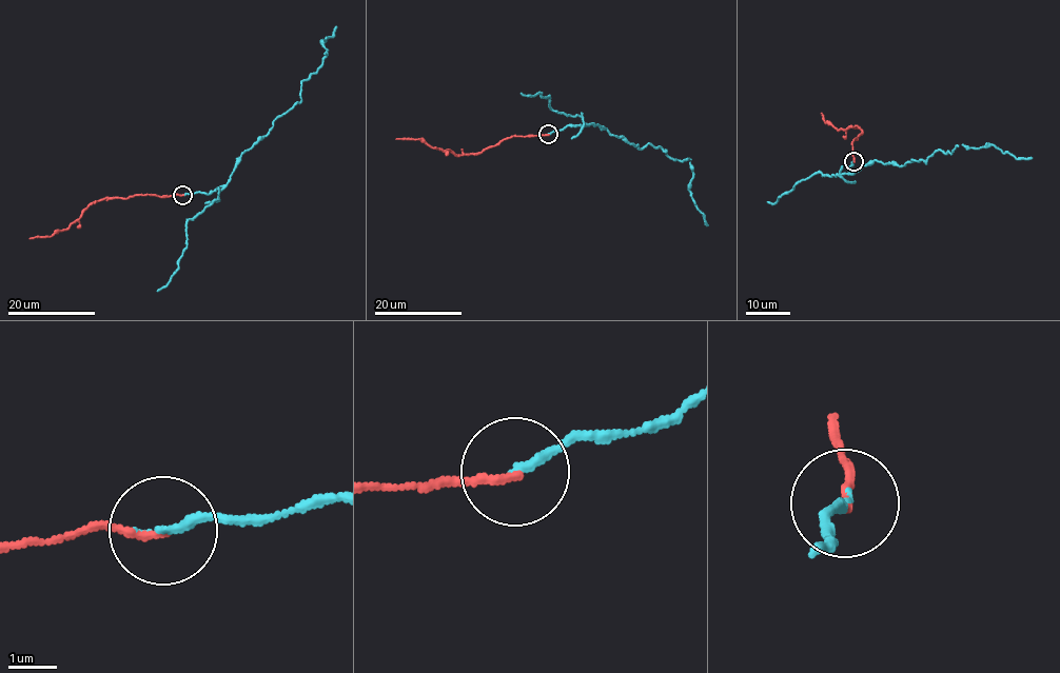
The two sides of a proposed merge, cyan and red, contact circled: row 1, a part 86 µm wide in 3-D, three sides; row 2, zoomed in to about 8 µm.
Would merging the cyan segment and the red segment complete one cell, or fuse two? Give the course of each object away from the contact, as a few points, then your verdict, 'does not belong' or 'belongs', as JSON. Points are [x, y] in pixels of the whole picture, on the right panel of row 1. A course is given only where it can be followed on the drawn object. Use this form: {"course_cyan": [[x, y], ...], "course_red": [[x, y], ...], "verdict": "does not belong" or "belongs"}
{"course_cyan": [[854, 161], [849, 173], [876, 160], [925, 163], [958, 145], [994, 145], [1032, 157]], "course_red": [[854, 161], [851, 141], [861, 134], [862, 130], [852, 126], [837, 130], [824, 123], [821, 113]], "verdict": "does not belong"}

